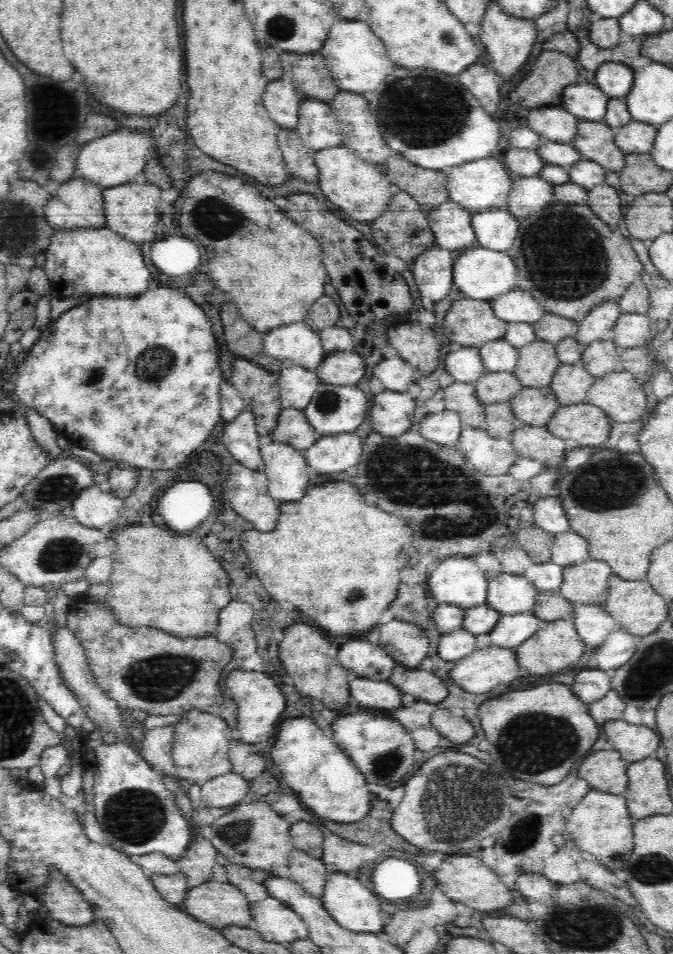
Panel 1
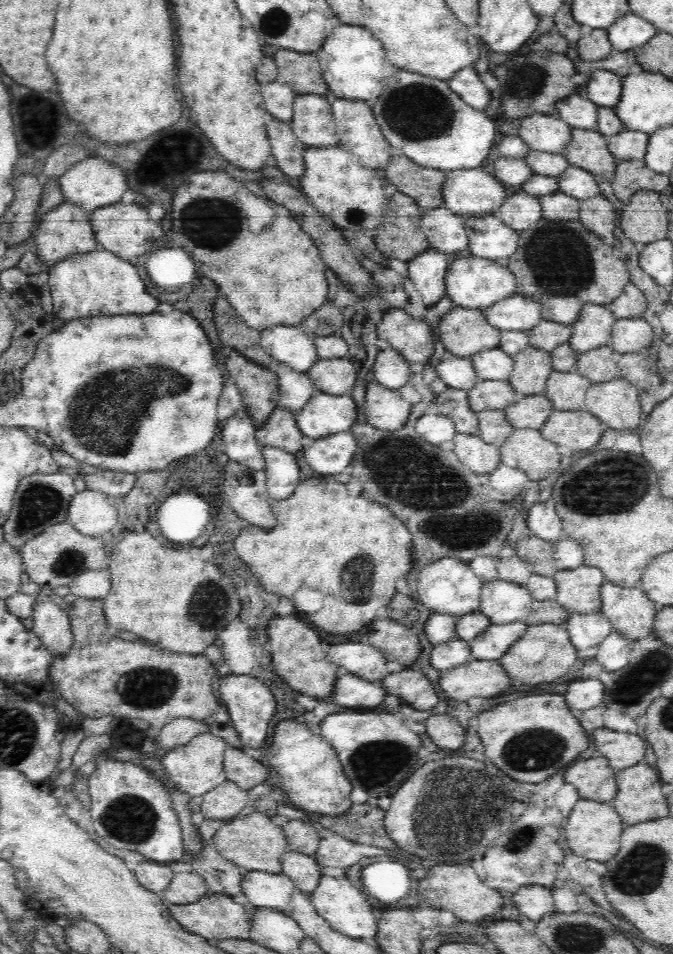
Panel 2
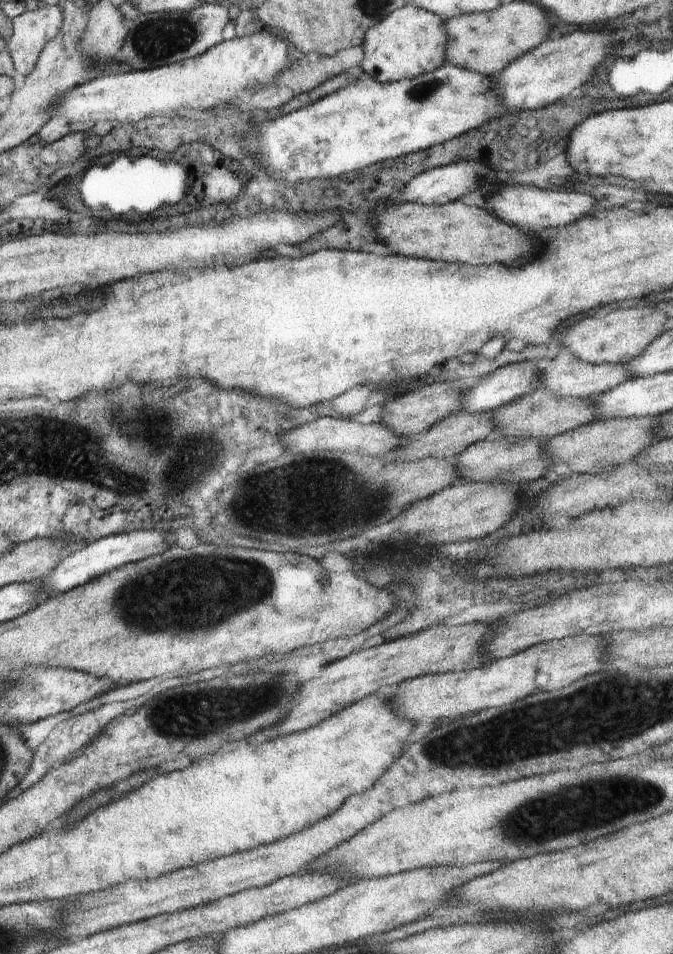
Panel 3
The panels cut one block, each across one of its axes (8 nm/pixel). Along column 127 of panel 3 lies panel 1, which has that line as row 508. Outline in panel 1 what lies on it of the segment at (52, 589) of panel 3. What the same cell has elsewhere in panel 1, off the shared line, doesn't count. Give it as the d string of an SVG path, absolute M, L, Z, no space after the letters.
M545 496L533 504L534 526L557 535L571 531L569 519L560 498Z

